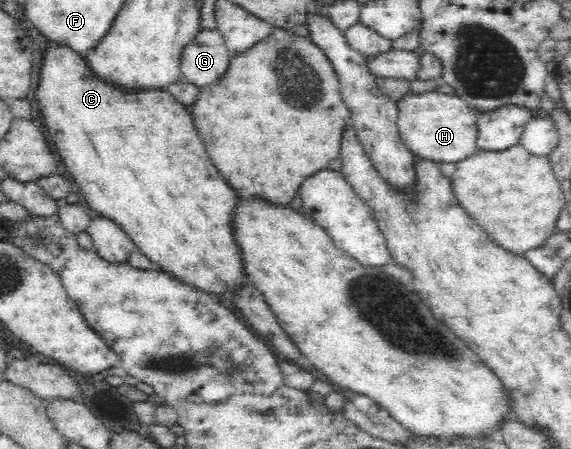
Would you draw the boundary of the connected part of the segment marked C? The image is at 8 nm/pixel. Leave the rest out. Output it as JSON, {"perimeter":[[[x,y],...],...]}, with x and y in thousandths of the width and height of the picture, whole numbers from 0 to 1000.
{"perimeter":[[[89,87],[72,134],[72,174],[61,200],[61,223],[68,227],[70,249],[79,263],[79,276],[88,294],[95,330],[107,347],[109,381],[123,383],[133,410],[140,419],[138,437],[147,445],[147,454],[158,465],[170,468],[173,477],[201,499],[207,499],[215,514],[229,528],[240,555],[271,584],[278,601],[296,606],[305,615],[313,615],[315,624],[324,624],[350,646],[366,646],[366,650],[401,650],[405,641],[415,641],[422,628],[429,628],[429,612],[422,606],[422,584],[415,584],[415,548],[408,548],[408,535],[401,530],[401,468],[408,463],[408,419],[398,410],[398,401],[380,383],[373,361],[366,356],[366,341],[356,321],[356,310],[349,303],[342,278],[335,238],[324,229],[310,225],[303,209],[291,196],[282,194],[215,194],[198,180],[184,180],[173,171],[163,149],[154,143],[149,120],[128,111],[117,96],[103,96]]]}

